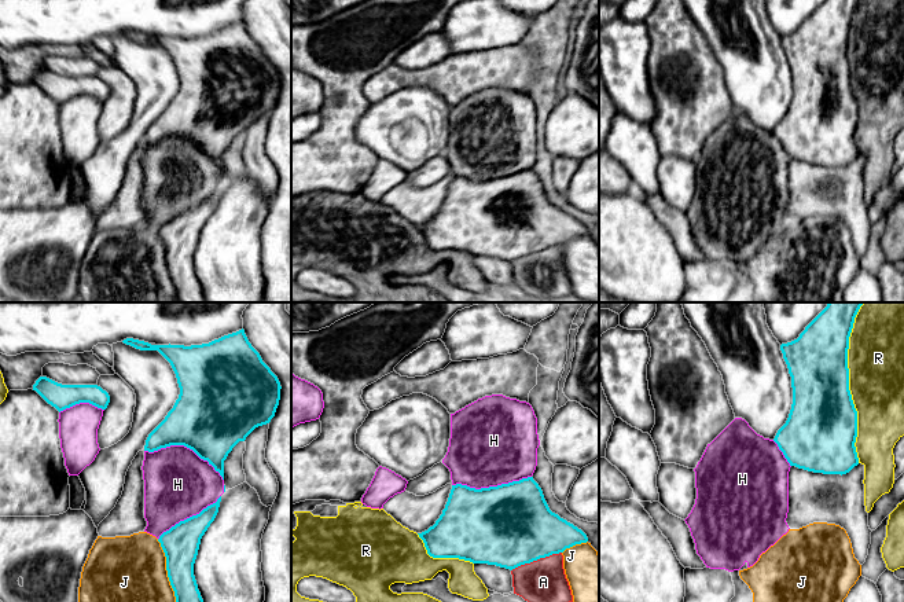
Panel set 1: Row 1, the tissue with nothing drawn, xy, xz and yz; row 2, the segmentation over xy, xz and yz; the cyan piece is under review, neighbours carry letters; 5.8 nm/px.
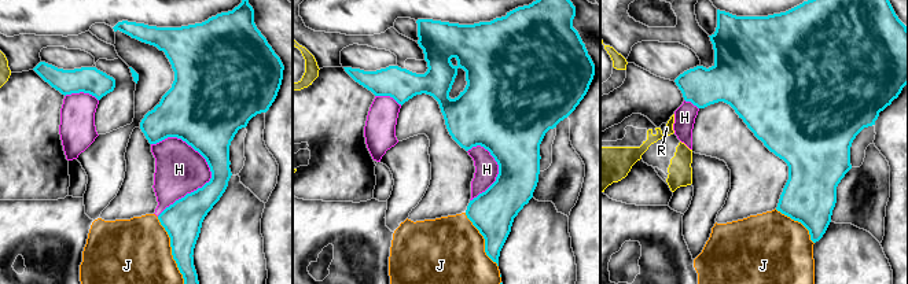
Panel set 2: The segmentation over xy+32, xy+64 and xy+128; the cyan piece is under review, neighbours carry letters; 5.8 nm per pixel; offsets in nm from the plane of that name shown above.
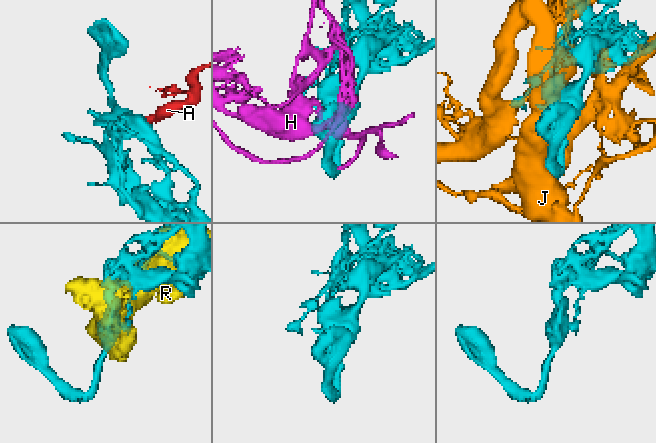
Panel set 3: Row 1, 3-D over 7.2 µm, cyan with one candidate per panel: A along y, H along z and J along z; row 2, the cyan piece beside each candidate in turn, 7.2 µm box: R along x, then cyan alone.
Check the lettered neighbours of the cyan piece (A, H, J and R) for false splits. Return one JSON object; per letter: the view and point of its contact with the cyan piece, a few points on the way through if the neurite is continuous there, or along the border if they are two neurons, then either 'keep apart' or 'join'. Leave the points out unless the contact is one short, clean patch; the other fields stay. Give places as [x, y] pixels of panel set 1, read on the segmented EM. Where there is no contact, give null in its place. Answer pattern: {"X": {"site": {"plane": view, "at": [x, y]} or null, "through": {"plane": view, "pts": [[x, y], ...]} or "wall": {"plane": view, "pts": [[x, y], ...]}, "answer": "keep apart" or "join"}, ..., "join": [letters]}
{"A": {"site": {"plane": "xz", "at": [536, 560]}, "answer": "keep apart"}, "H": {"site": {"plane": "xy", "at": [186, 446]}, "answer": "join"}, "J": {"site": {"plane": "xy", "at": [166, 569]}, "answer": "keep apart"}, "R": {"site": {"plane": "yz", "at": [848, 382]}, "answer": "keep apart"}, "join": ["H"]}

